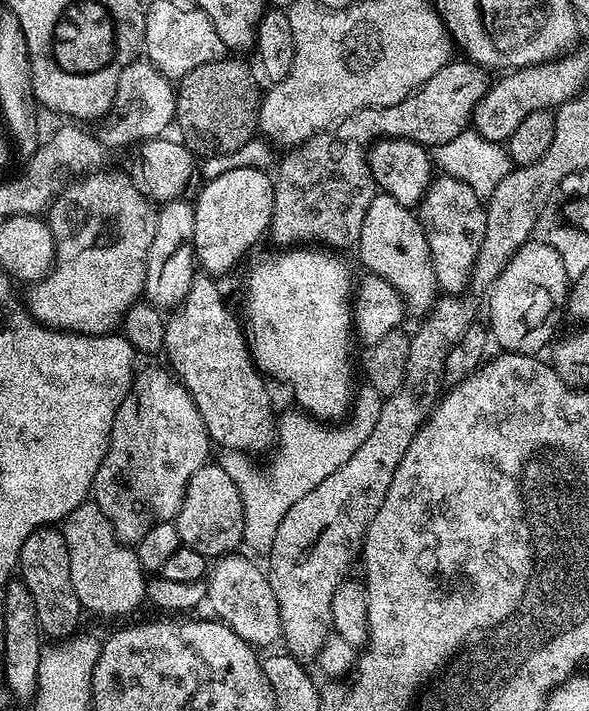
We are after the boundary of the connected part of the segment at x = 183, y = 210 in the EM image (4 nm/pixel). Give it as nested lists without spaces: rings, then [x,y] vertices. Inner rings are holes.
[[[191,199],[168,200],[159,205],[154,226],[154,242],[146,254],[146,278],[143,295],[161,310],[171,310],[184,300],[190,282],[198,274],[194,242],[194,204]]]

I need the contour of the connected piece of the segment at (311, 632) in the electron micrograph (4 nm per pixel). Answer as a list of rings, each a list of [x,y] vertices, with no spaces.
[[[444,294],[428,309],[423,317],[424,325],[410,336],[410,358],[406,358],[406,378],[402,382],[402,390],[384,400],[378,422],[374,430],[370,430],[370,438],[366,438],[366,442],[362,442],[362,446],[358,446],[358,450],[350,454],[350,462],[338,466],[338,470],[330,474],[330,478],[318,482],[318,486],[314,486],[310,494],[298,498],[298,502],[294,502],[294,506],[286,510],[286,518],[278,522],[278,530],[274,530],[274,542],[266,552],[268,581],[278,602],[283,643],[288,643],[287,651],[297,658],[315,658],[320,653],[322,642],[332,632],[330,602],[334,598],[334,590],[338,590],[338,586],[346,578],[347,572],[344,571],[352,560],[352,548],[361,547],[374,514],[378,514],[378,506],[386,502],[386,490],[390,490],[390,482],[394,482],[394,470],[398,470],[402,454],[410,450],[410,442],[414,442],[418,430],[440,402],[442,389],[446,384],[450,350],[454,350],[462,334],[466,334],[466,330],[477,323],[478,316],[472,309],[471,302],[463,300],[464,298],[460,294]]]

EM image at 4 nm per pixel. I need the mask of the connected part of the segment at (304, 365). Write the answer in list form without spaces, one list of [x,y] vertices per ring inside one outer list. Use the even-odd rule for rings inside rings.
[[[292,246],[289,252],[276,252],[273,256],[264,256],[257,264],[248,268],[248,277],[244,280],[244,316],[242,312],[242,327],[244,338],[248,341],[248,353],[252,362],[260,369],[269,381],[281,380],[292,387],[292,396],[301,404],[309,417],[320,422],[334,422],[339,416],[347,417],[354,404],[354,390],[352,394],[352,334],[354,338],[354,285],[352,286],[352,272],[348,264],[335,251],[324,246]]]

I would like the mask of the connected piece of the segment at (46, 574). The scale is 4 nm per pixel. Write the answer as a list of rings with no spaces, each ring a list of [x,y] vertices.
[[[59,527],[34,530],[22,542],[18,576],[30,590],[30,598],[34,598],[41,633],[52,642],[64,642],[77,635],[82,609],[78,594],[74,594],[74,582],[70,582],[70,550],[66,550],[66,538]]]

